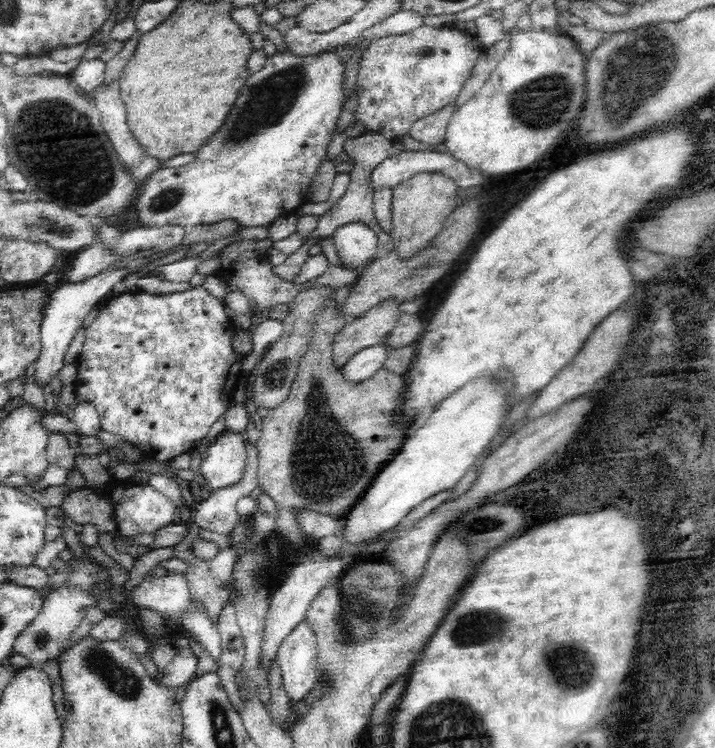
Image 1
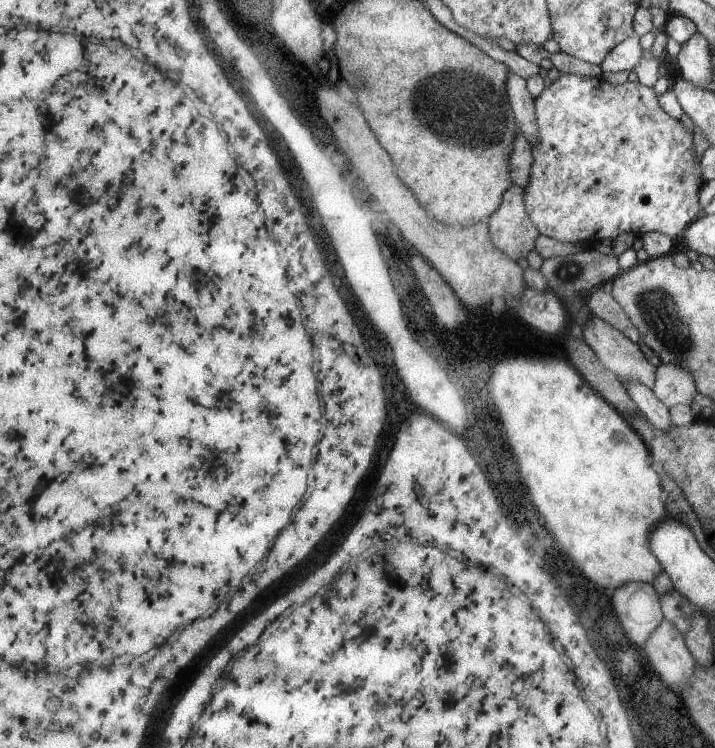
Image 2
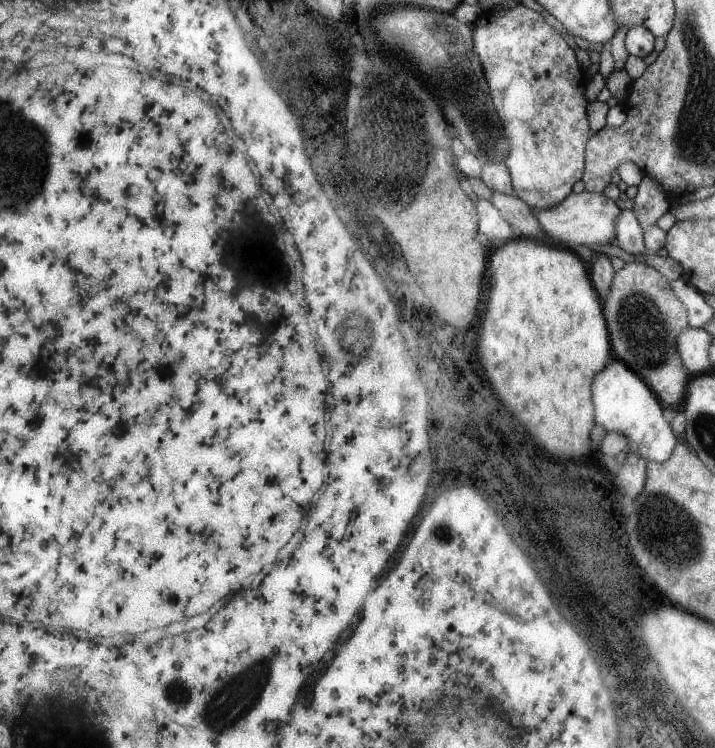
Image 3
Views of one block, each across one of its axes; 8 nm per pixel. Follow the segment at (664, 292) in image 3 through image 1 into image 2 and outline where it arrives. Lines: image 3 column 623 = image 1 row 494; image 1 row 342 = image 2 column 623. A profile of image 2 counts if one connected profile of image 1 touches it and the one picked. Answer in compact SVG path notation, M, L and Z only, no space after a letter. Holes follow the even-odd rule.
M600 287L592 289L592 294L588 296L587 308L590 310L590 314L603 318L608 324L623 332L630 340L635 343L640 342L640 331L610 293L606 293Z

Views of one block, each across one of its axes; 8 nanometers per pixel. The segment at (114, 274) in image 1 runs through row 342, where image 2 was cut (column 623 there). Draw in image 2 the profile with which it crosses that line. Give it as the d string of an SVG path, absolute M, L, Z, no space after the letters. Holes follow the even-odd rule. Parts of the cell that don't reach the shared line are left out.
M633 34L619 45L616 45L607 57L604 58L601 69L607 74L615 73L620 70L632 71L642 58L642 47L640 47L639 38Z

